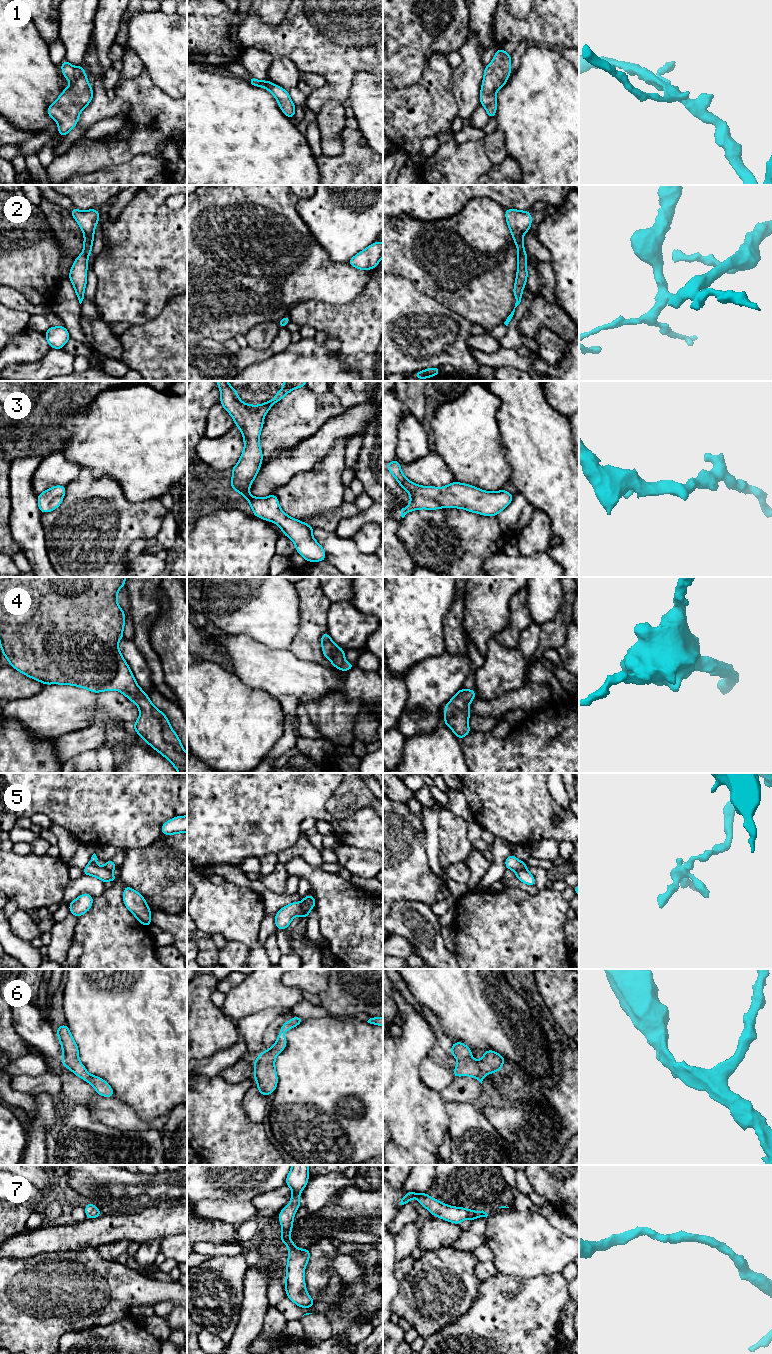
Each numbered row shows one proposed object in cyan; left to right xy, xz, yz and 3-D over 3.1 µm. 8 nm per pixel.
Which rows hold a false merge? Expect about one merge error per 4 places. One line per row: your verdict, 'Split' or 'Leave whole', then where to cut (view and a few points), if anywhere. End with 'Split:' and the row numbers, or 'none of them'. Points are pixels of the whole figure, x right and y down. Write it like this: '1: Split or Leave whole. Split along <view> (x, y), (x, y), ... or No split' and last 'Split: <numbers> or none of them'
1: Leave whole. No split
2: Split. Split along yz (524, 251), (518, 254)
3: Leave whole. No split
4: Leave whole. No split
5: Split. Split along xz (300, 903), (304, 916)
6: Leave whole. No split
7: Leave whole. No split
Split: 2, 5

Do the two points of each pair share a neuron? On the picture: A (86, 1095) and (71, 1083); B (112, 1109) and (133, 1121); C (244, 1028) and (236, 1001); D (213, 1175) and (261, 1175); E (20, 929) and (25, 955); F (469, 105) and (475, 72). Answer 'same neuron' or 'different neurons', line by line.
A: same neuron
B: same neuron
C: different neurons
D: same neuron
E: different neurons
F: same neuron

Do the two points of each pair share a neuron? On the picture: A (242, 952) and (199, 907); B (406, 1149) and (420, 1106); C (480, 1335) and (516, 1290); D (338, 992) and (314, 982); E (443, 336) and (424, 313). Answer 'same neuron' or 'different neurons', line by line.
A: different neurons
B: same neuron
C: same neuron
D: different neurons
E: same neuron

